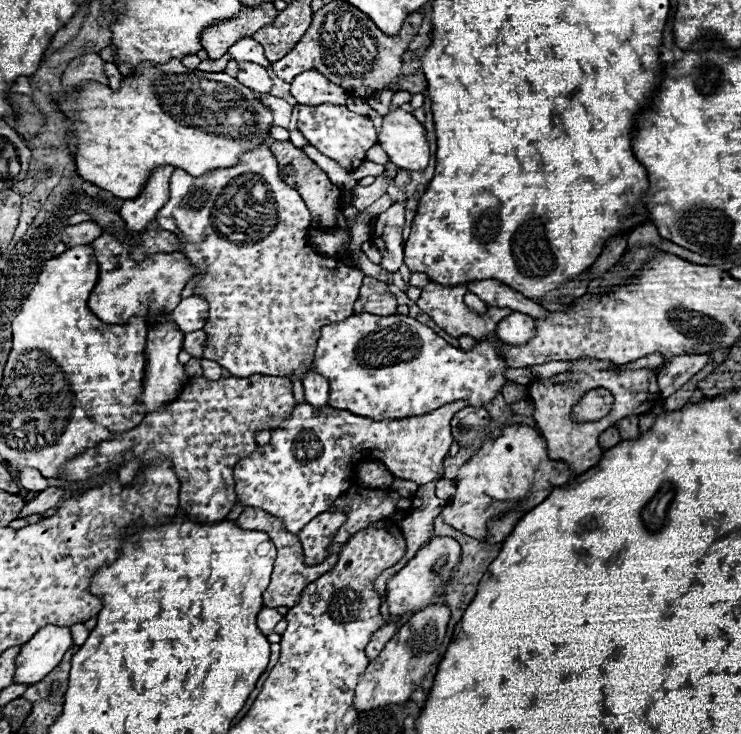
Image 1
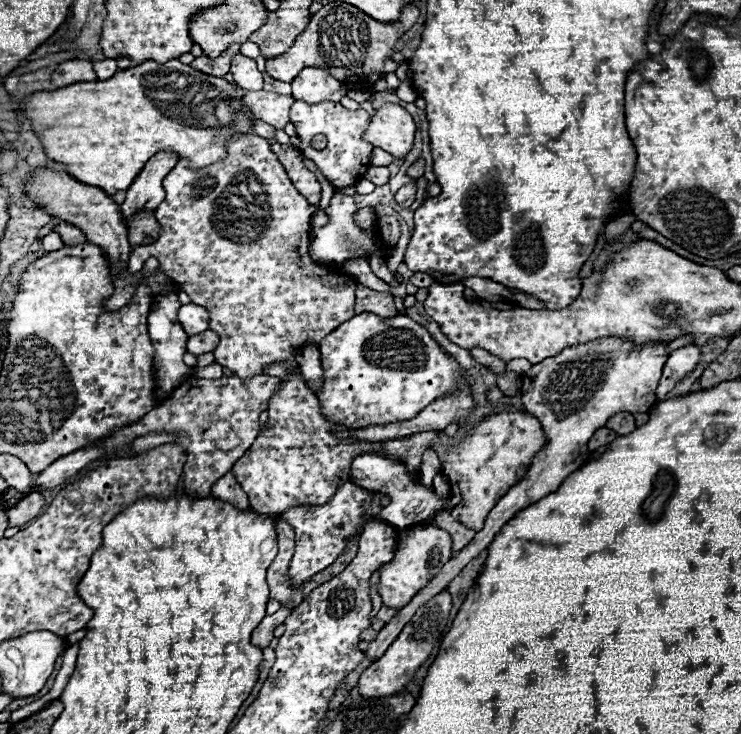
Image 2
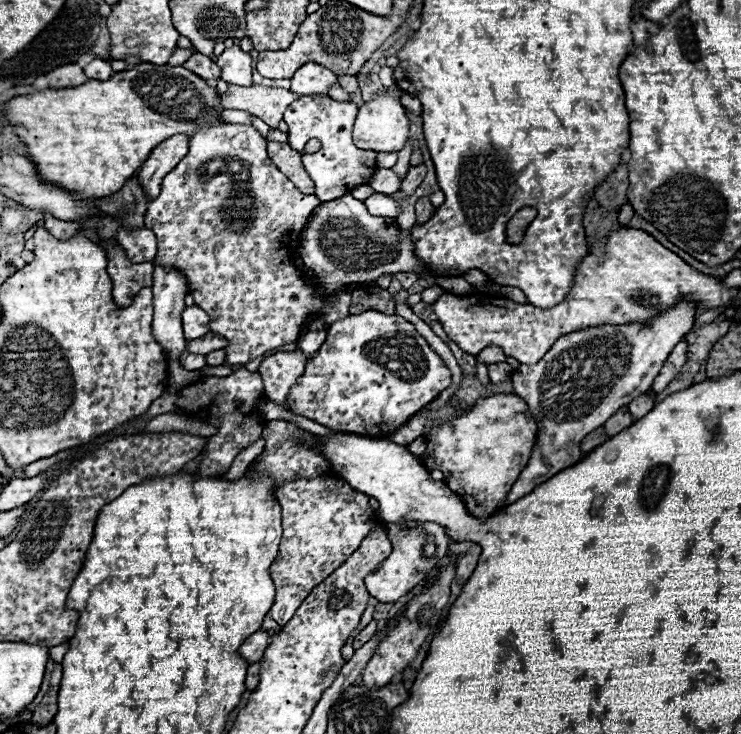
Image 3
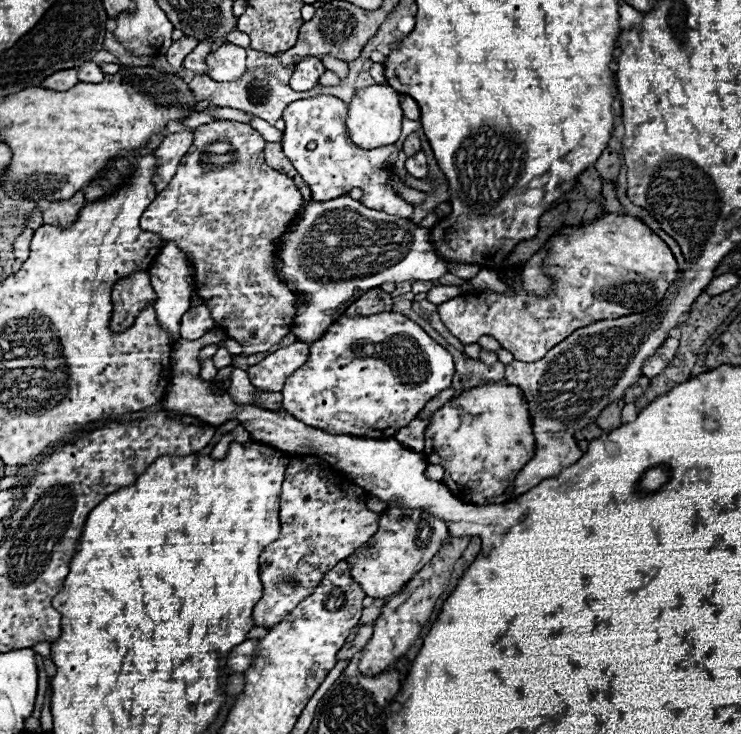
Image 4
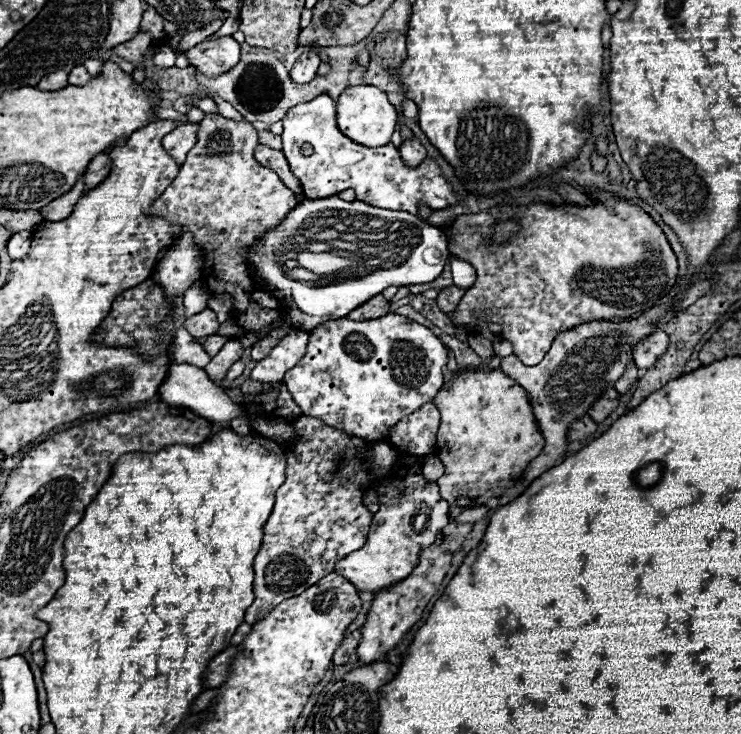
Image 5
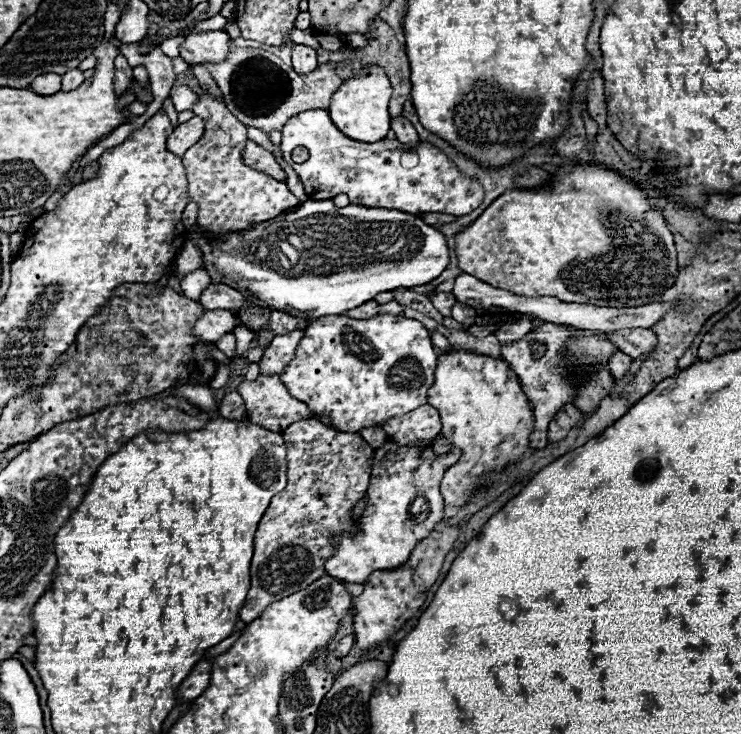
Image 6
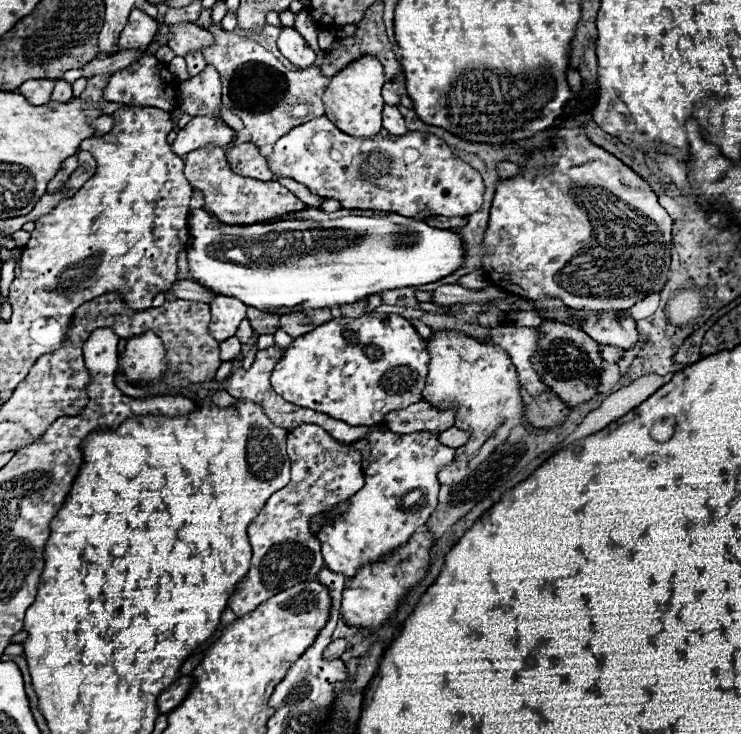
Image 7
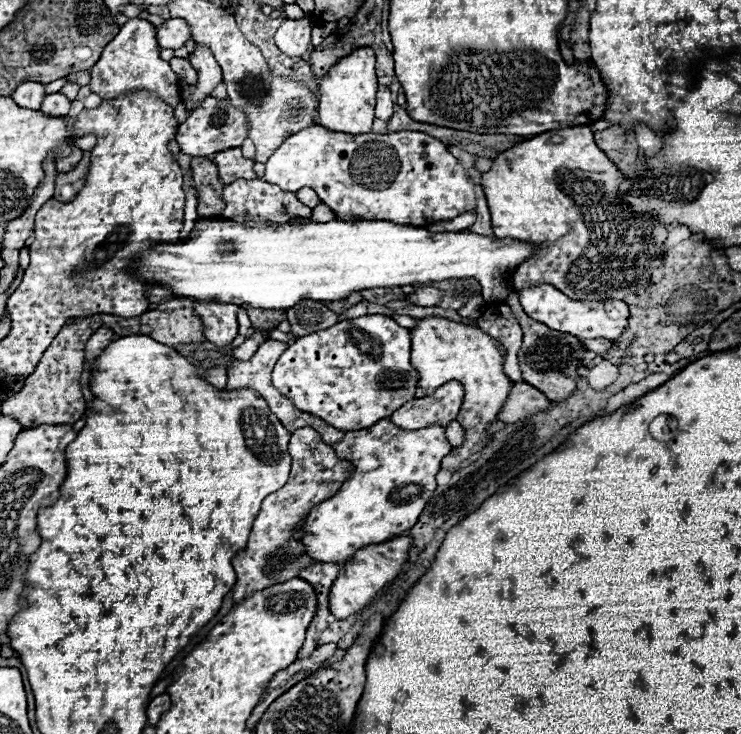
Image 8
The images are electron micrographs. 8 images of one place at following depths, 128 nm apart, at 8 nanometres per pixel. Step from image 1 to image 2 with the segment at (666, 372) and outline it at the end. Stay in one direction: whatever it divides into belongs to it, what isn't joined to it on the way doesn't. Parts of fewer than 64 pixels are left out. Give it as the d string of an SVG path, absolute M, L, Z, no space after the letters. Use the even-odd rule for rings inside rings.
M684 346L684 348L678 348L674 350L666 364L664 364L664 370L662 370L662 378L660 378L660 384L658 384L658 390L656 390L656 396L658 400L664 400L666 394L688 374L696 368L696 364L700 362L700 350L696 346Z

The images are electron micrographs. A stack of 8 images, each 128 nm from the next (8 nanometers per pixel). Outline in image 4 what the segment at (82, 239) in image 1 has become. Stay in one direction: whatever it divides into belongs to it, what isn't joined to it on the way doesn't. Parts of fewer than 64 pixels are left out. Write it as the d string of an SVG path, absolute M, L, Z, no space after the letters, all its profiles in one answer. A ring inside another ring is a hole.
M60 200L54 202L46 212L44 212L44 224L48 226L58 226L58 228L68 228L80 214L82 204L72 200Z

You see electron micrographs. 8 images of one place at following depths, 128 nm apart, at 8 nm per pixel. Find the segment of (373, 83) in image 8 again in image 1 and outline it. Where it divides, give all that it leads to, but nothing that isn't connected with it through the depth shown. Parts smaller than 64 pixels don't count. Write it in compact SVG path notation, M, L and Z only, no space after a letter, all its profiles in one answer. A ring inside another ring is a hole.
M392 110L382 120L378 144L386 150L390 162L404 170L424 170L430 160L426 128L406 110Z

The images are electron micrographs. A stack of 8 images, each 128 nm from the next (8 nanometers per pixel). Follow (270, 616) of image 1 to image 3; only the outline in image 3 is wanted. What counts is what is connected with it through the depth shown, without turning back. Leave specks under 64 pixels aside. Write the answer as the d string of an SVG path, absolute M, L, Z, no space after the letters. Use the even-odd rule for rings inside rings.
M330 477L328 480L294 480L292 484L284 484L284 488L280 488L280 492L276 492L278 502L282 506L282 528L284 528L284 536L280 542L280 560L274 560L270 576L276 576L274 586L276 586L276 602L270 608L272 610L272 618L284 626L294 612L298 610L298 606L304 602L304 598L308 596L308 584L312 584L312 576L328 576L332 574L340 564L344 564L348 560L348 556L360 546L360 540L364 540L364 536L368 536L370 528L376 526L378 514L376 510L370 508L368 504L368 496L357 492L344 479ZM260 630L256 632L254 636L250 636L242 646L240 646L240 654L248 660L248 662L258 662L266 650L270 642L270 636L266 630Z

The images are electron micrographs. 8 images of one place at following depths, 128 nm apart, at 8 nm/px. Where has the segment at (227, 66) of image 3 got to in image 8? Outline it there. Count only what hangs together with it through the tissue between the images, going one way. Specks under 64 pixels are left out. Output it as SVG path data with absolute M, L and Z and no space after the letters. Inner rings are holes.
M166 20L162 26L156 28L156 36L158 36L158 44L160 48L172 48L178 50L184 46L184 42L188 38L192 38L192 32L186 24L186 20Z

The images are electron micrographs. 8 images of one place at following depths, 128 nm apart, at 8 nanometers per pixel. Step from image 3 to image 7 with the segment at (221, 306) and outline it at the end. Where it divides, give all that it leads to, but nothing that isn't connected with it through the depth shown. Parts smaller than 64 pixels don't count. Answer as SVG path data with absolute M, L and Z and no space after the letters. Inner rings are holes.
M206 66L198 76L180 84L180 108L190 116L220 118L220 74ZM234 140L224 148L206 146L206 148L192 150L184 158L184 174L190 180L192 188L204 194L204 210L210 216L216 216L224 224L256 224L262 220L270 220L270 218L306 208L306 204L300 198L296 198L288 188L280 186L274 180L262 182L256 178L246 178L236 174L226 160L226 152L232 146L234 146Z

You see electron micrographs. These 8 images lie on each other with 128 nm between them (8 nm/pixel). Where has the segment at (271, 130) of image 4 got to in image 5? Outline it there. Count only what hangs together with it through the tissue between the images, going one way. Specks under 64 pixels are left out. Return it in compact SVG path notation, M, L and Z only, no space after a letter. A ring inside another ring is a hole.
M214 98L216 100L216 104L218 104L218 110L220 110L220 114L222 116L226 116L226 118L232 118L232 120L238 120L238 122L248 122L244 116L240 116L226 100L220 100L220 98Z

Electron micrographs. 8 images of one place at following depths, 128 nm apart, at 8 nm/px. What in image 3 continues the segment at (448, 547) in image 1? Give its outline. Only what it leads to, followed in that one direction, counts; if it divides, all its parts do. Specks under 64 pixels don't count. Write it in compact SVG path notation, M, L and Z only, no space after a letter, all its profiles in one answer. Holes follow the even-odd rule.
M406 522L406 524L386 524L388 538L392 542L392 556L378 564L376 572L366 576L366 588L378 602L396 602L406 596L414 586L426 580L428 572L446 556L450 538L446 536L444 526L434 522Z

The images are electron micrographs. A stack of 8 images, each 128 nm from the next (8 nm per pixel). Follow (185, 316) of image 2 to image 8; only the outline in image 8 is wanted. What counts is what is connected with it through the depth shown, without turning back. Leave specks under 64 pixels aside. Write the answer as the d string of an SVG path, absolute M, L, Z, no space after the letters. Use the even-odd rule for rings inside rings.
M194 302L194 312L202 318L206 328L206 340L218 348L228 346L238 334L238 314L240 306L220 304L220 302Z

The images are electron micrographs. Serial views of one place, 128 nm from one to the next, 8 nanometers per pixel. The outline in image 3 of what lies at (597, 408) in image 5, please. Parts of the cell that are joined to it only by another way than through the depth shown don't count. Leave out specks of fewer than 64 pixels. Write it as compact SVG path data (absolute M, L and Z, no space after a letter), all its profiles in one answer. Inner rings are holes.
M620 408L620 412L616 412L610 420L606 420L604 430L606 430L606 434L608 434L608 436L616 436L618 432L626 430L626 428L628 428L628 426L632 426L632 424L634 424L634 420L632 420L632 416L630 416L628 408Z

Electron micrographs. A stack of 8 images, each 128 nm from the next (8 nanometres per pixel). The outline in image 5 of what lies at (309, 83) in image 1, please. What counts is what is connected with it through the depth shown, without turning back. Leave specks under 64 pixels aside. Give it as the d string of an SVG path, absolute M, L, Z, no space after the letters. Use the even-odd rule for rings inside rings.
M304 52L304 54L296 60L294 68L290 70L292 82L294 82L294 84L308 84L310 80L316 78L318 66L320 66L318 54L316 54L316 52Z

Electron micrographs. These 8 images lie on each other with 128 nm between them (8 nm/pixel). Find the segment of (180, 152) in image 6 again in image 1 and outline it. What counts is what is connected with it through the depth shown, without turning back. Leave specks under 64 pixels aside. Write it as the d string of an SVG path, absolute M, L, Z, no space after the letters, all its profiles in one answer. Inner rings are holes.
M156 168L148 178L146 190L136 200L126 200L120 208L120 218L130 232L144 232L168 202L168 184L174 168Z

